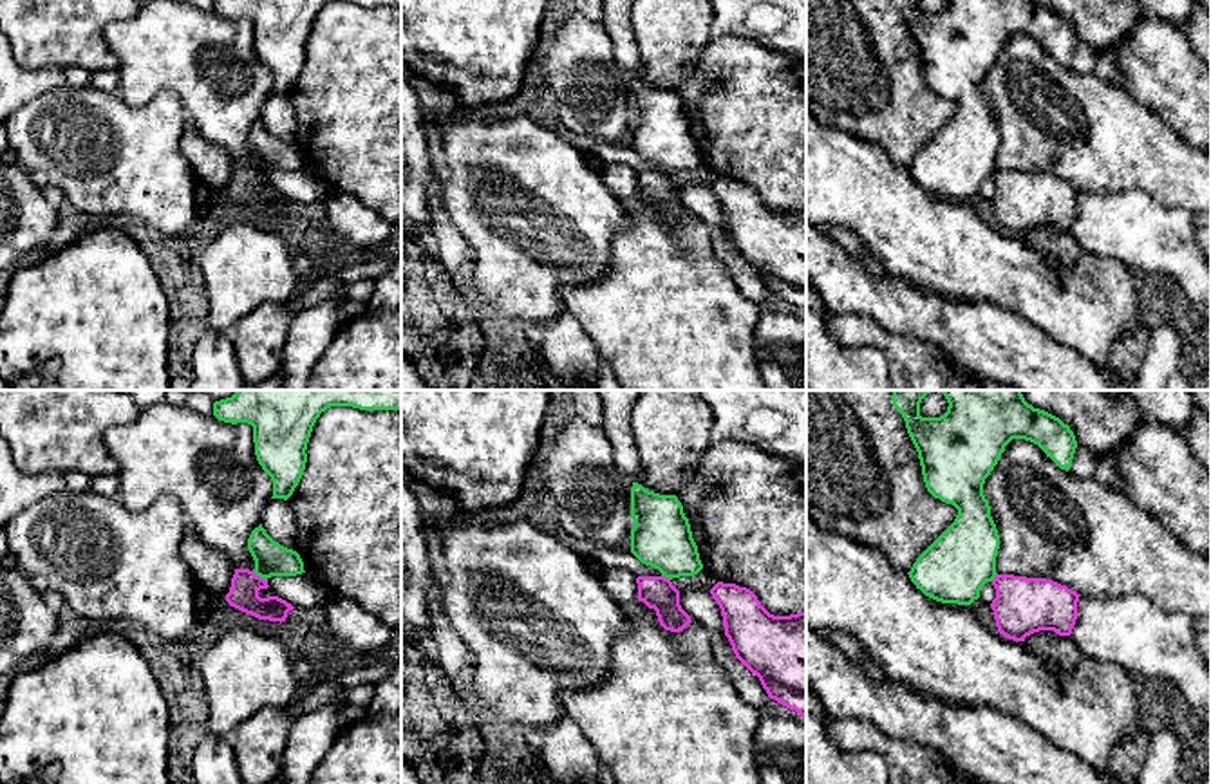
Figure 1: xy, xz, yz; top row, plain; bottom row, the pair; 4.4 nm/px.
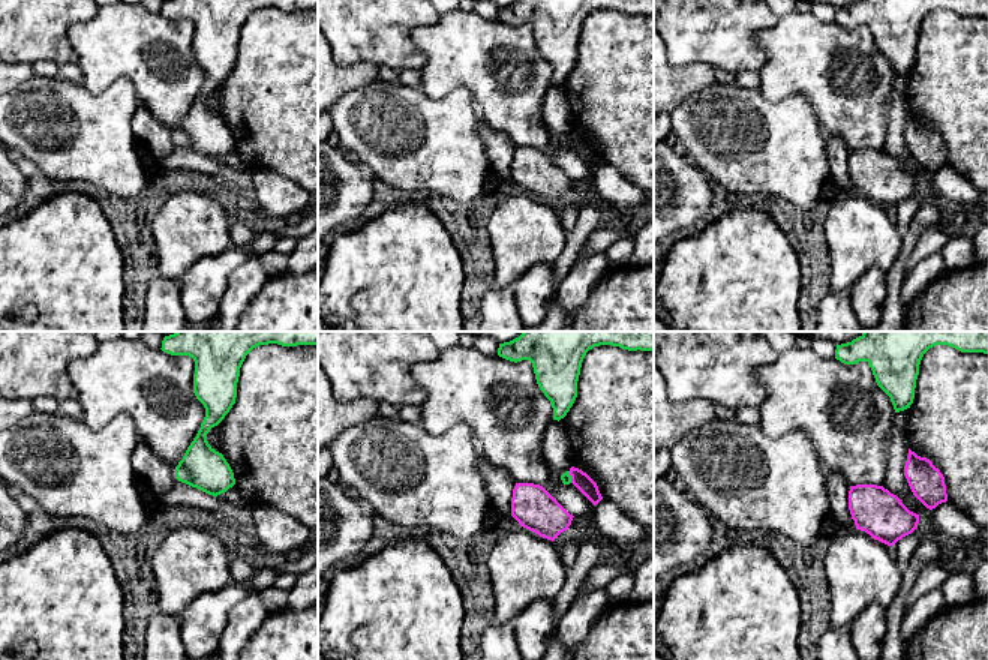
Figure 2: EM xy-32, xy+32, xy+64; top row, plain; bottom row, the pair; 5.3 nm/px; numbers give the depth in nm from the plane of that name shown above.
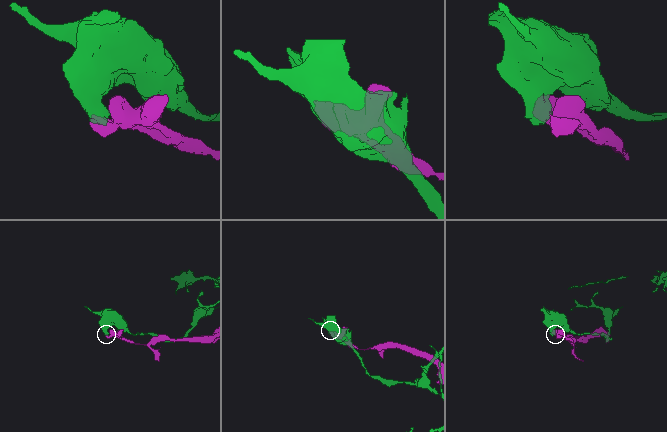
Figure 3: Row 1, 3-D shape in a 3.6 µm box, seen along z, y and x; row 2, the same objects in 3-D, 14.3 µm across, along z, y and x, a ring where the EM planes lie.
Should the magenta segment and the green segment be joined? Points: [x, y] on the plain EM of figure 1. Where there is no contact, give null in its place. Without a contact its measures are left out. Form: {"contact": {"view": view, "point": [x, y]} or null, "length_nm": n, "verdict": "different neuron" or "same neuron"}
{"contact": {"view": "xy", "point": [259, 172]}, "length_nm": 80, "verdict": "same neuron"}

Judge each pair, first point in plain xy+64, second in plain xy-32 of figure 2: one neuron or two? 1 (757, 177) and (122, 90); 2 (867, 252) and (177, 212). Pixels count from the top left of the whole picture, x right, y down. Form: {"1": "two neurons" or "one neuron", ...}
{"1": "one neuron", "2": "one neuron"}

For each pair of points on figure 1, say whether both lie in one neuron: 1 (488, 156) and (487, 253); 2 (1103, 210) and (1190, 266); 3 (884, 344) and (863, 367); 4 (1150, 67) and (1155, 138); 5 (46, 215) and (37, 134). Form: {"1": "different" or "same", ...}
{"1": "same", "2": "same", "3": "different", "4": "different", "5": "different"}

